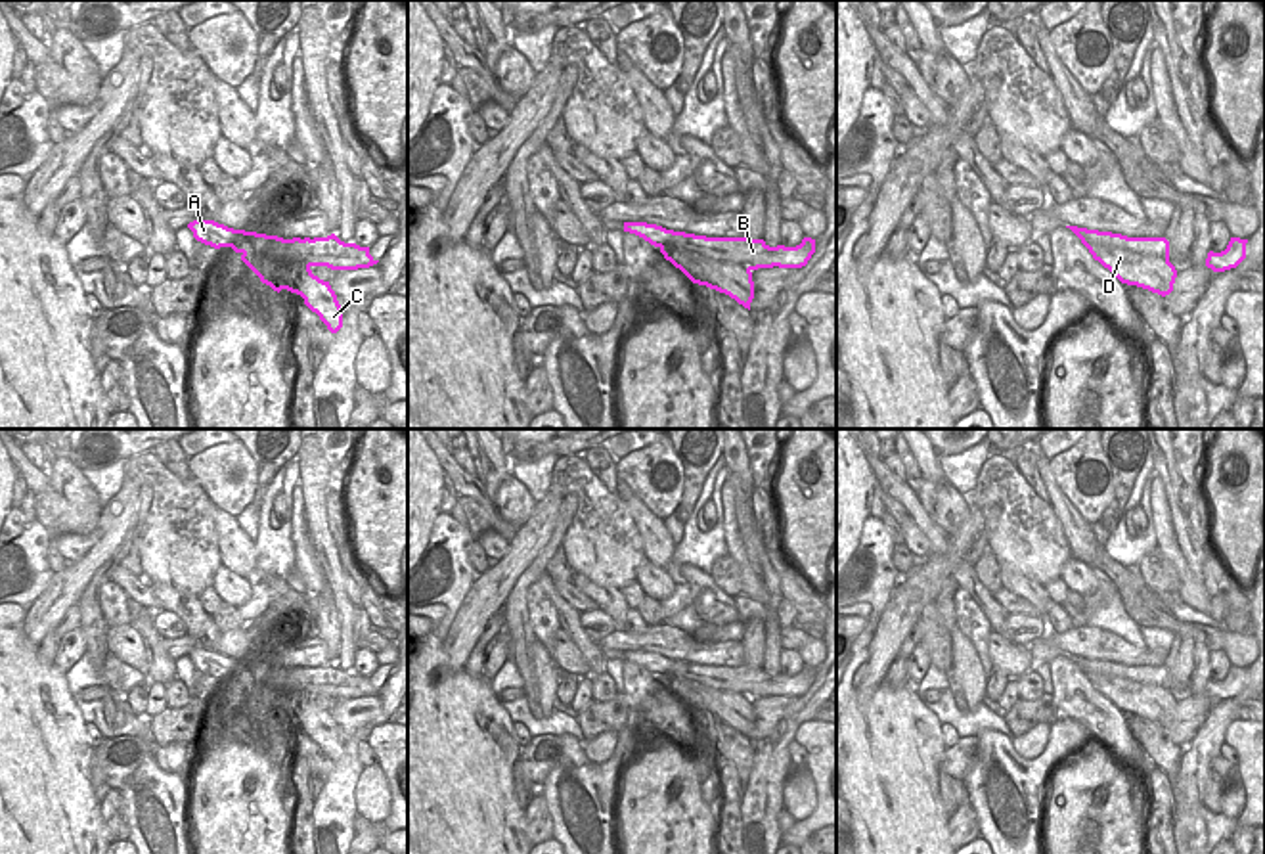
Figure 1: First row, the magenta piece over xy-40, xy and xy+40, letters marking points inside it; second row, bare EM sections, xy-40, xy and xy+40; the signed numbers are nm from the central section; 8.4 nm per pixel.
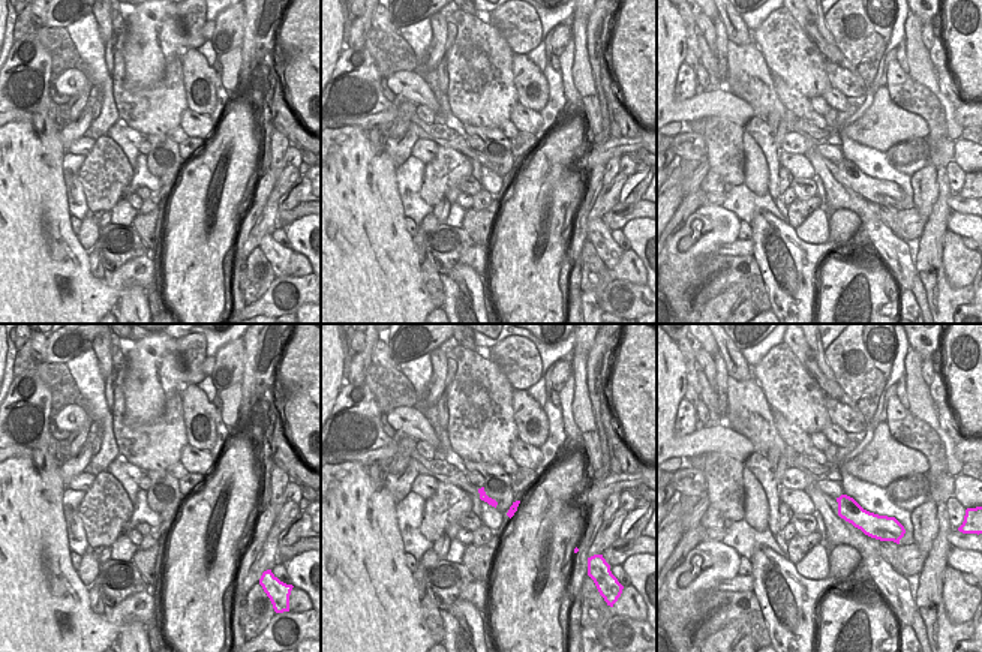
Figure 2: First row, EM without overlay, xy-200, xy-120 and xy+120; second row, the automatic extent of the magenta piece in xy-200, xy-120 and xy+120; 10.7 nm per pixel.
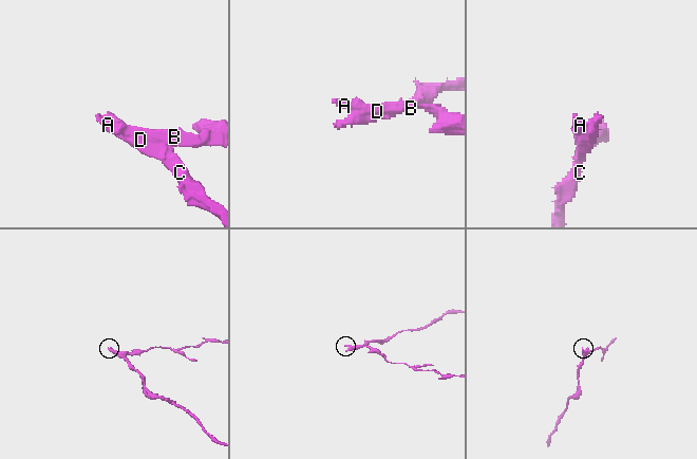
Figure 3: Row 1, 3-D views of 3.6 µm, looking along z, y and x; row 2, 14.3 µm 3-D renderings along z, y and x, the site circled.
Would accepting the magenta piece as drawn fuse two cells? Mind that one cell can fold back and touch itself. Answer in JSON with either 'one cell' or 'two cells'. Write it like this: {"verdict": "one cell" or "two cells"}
{"verdict": "two cells"}

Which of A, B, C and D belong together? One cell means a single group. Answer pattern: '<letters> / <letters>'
A B / C D

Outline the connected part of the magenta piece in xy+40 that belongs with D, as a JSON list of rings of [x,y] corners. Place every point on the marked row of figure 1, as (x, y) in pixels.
[[[1097,241],[1083,245],[1121,283],[1137,285],[1162,297],[1173,291],[1177,270],[1169,258],[1156,255],[1158,245],[1139,245],[1137,249],[1102,247]]]

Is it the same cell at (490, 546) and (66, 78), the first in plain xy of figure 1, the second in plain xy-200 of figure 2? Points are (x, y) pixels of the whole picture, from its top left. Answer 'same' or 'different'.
same

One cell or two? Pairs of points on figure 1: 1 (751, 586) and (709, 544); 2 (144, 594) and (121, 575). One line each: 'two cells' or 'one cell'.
1: two cells
2: one cell

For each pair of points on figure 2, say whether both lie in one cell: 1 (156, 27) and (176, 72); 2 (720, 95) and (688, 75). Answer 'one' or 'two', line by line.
1: two
2: two

